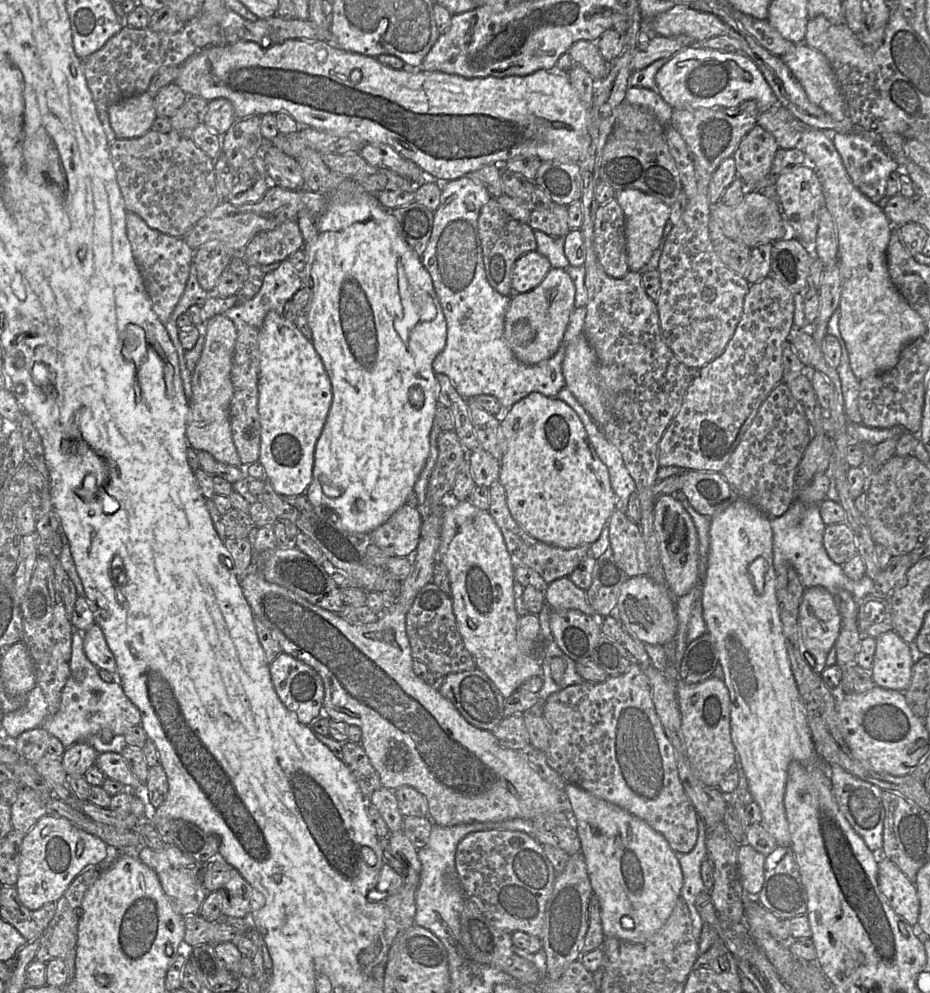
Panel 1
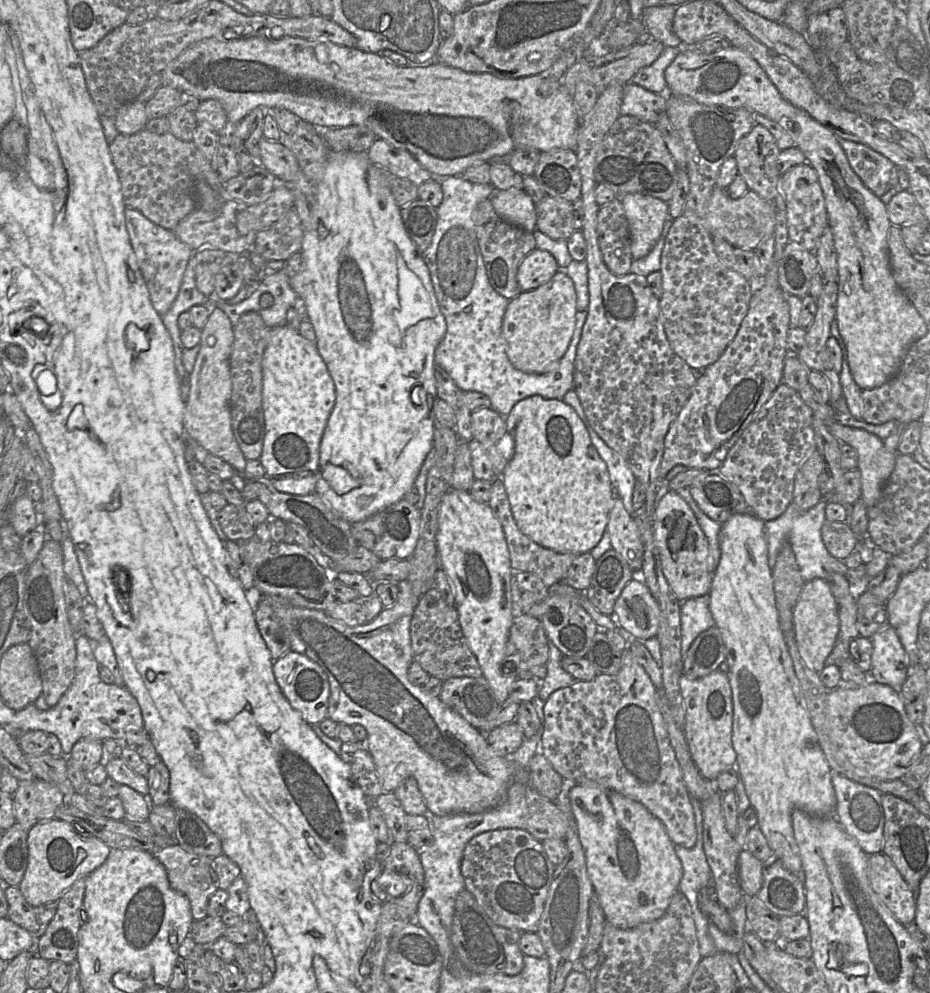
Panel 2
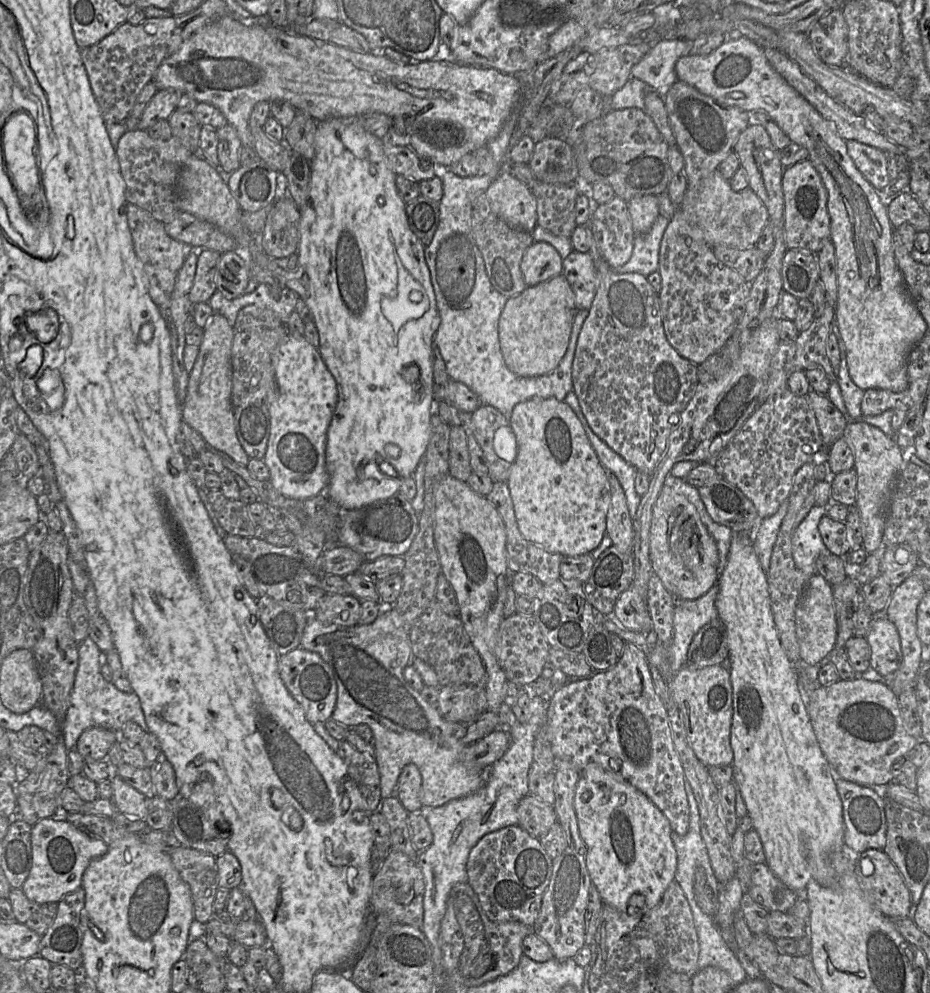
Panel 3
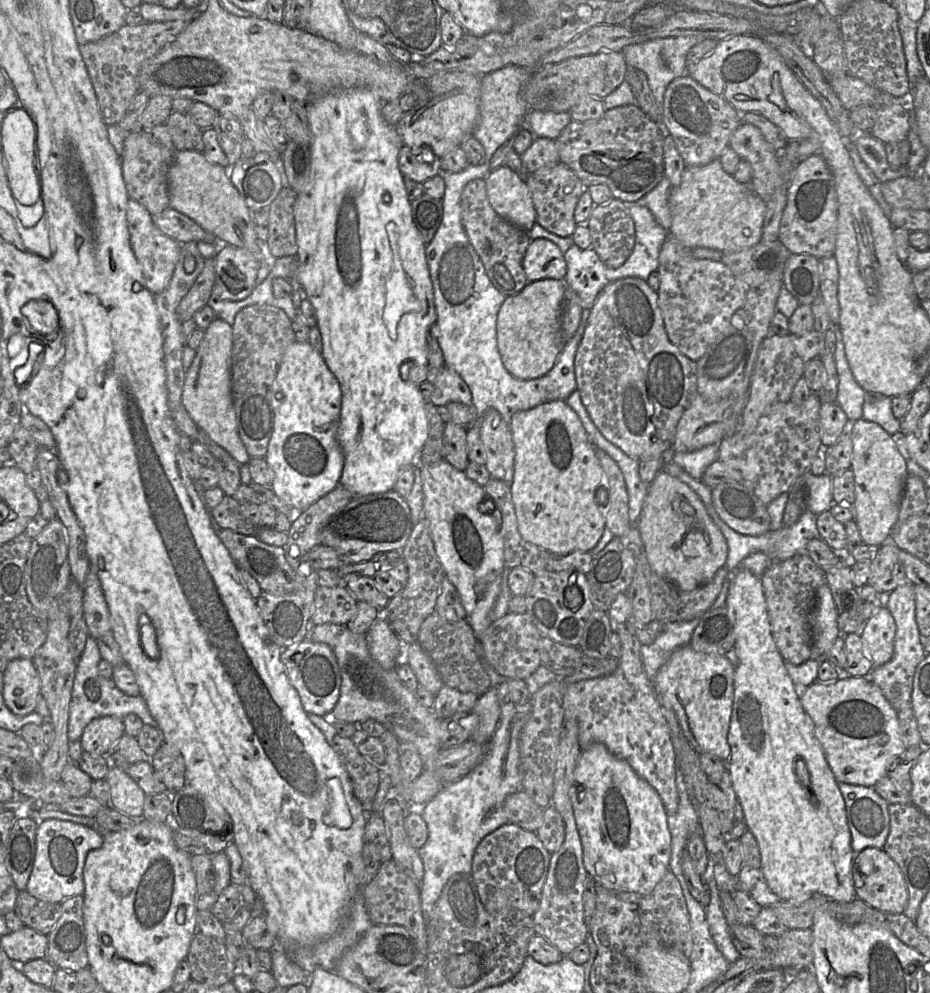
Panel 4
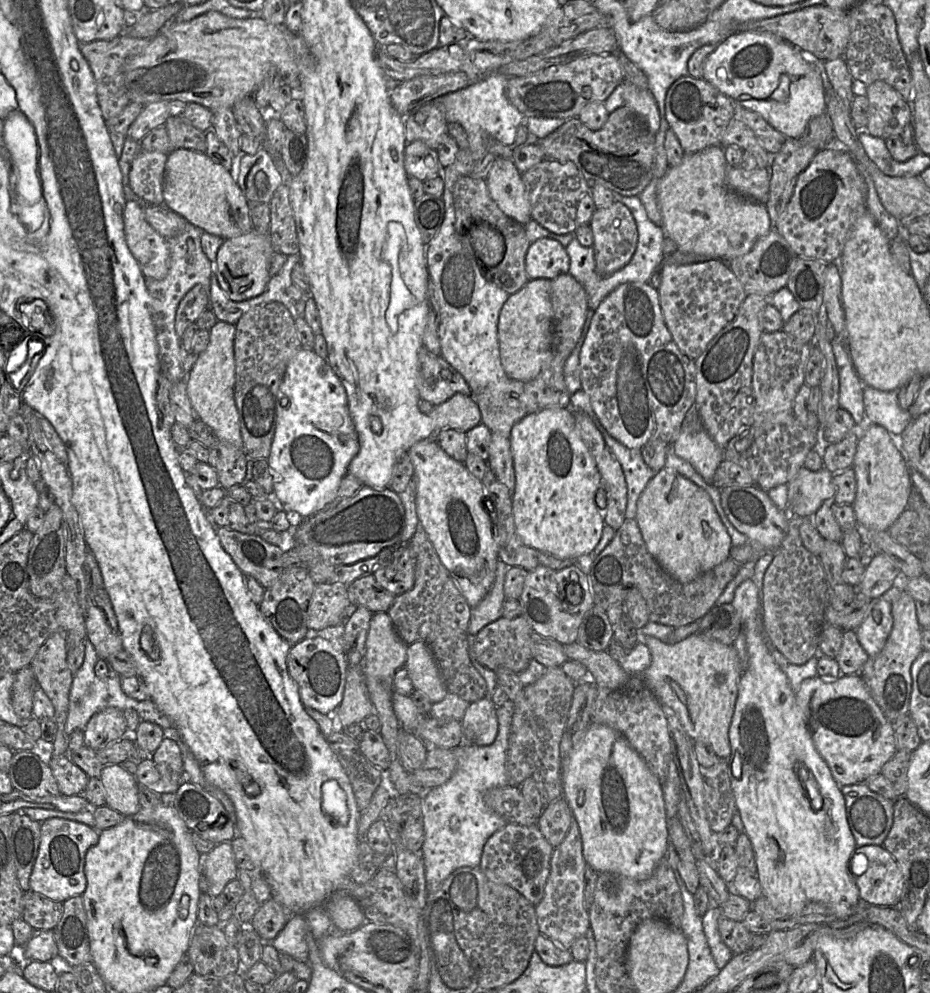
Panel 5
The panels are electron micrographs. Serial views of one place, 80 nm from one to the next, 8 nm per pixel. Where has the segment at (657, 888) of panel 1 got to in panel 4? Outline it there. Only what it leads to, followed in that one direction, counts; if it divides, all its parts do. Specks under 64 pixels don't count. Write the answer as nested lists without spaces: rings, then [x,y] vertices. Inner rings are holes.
[[[600,742],[583,750],[570,799],[583,847],[583,864],[596,884],[617,892],[650,894],[667,873],[671,833],[658,792]]]

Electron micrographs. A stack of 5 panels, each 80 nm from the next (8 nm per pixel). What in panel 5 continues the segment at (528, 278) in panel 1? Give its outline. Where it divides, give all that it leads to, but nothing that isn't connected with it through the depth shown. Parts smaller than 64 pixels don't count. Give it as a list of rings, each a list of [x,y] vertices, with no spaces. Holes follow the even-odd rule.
[[[540,238],[531,243],[525,259],[529,279],[553,280],[569,272],[570,259],[566,248],[558,241]]]

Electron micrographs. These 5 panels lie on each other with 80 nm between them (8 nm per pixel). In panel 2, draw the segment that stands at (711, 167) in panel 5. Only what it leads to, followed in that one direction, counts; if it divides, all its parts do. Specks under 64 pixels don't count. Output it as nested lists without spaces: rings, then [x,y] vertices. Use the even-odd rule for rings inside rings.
[[[715,186],[706,212],[706,228],[712,237],[722,238],[731,245],[754,250],[763,240],[774,236],[775,219],[770,206],[754,191],[732,199],[726,189]]]

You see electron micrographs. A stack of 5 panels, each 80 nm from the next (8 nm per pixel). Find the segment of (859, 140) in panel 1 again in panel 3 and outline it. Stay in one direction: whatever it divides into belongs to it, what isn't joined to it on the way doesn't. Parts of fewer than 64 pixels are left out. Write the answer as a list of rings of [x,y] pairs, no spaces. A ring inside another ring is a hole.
[[[847,140],[846,146],[849,156],[861,174],[877,192],[883,191],[890,183],[887,154],[856,140]]]

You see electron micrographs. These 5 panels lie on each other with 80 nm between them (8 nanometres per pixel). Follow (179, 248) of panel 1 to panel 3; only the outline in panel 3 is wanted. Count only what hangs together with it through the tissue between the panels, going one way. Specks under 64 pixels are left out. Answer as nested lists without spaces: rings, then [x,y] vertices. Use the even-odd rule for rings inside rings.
[[[126,203],[126,216],[134,251],[148,279],[149,294],[159,307],[170,300],[178,271],[192,251],[192,247],[170,237],[163,223],[157,221],[148,211],[134,204]]]

